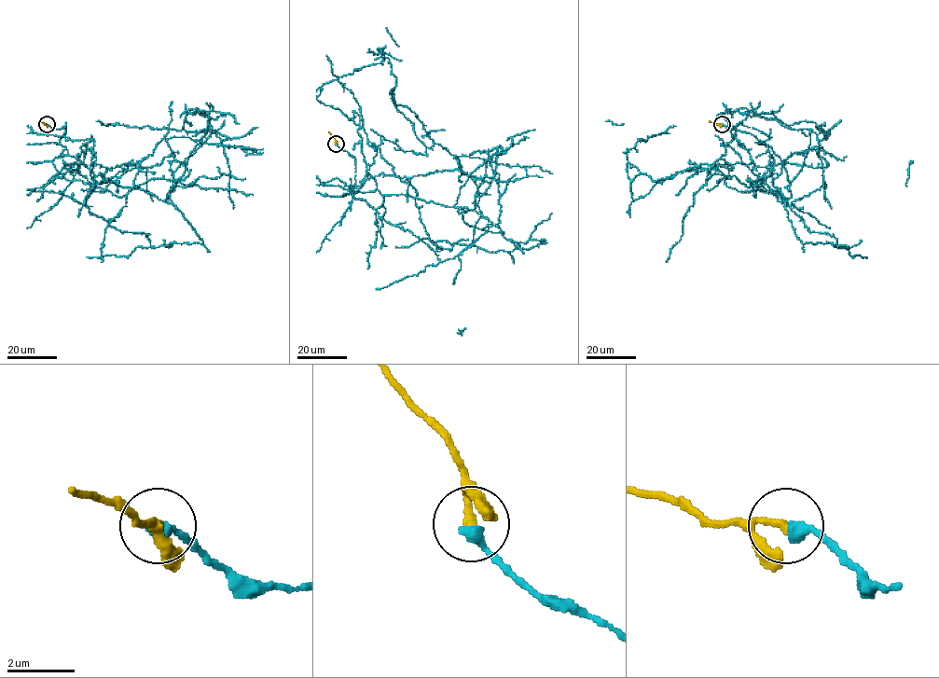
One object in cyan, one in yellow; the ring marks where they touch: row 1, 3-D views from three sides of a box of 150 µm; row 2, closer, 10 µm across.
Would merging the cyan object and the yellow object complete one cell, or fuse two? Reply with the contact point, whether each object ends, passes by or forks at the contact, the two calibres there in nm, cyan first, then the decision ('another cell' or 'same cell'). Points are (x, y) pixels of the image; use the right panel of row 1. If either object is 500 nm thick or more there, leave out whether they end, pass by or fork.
(722, 124) | cyan ends | yellow ends | 400/240 nm | same cell

